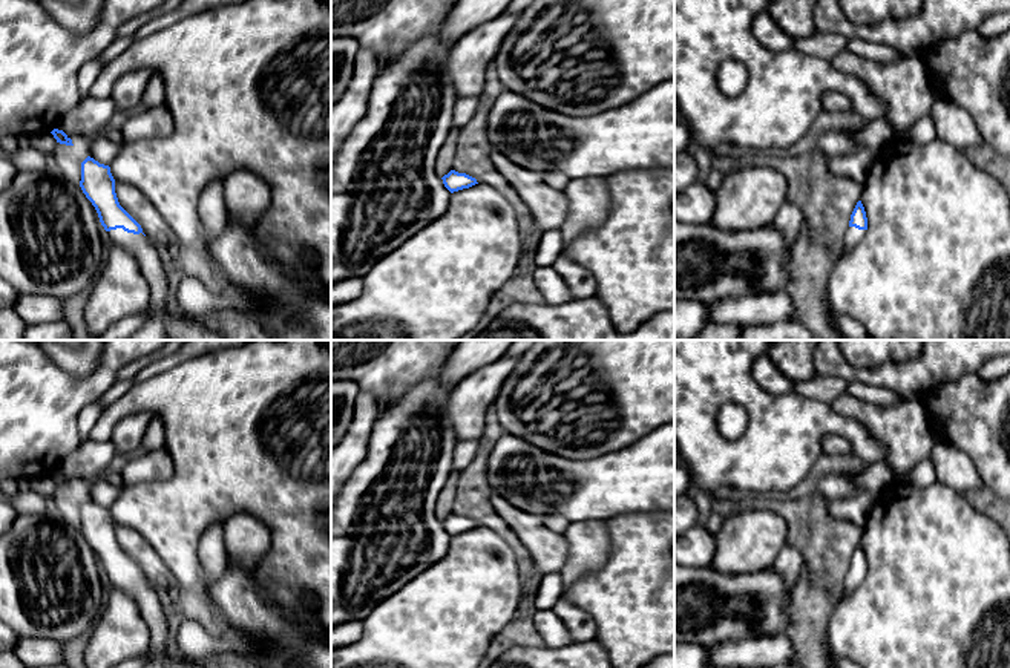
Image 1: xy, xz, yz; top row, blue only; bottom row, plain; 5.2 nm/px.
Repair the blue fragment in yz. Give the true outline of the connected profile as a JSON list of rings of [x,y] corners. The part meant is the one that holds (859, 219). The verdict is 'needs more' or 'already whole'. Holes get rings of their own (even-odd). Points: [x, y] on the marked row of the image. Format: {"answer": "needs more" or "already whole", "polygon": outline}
{"answer": "needs more", "polygon": [[[858,201],[851,214],[849,227],[844,231],[844,237],[843,237],[844,253],[849,253],[854,247],[860,244],[866,230],[867,230],[866,211],[861,201]]]}

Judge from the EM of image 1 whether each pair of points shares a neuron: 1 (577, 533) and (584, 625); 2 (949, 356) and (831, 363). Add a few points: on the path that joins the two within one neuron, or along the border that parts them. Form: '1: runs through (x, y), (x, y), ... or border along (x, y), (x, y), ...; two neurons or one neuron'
1: runs through (577, 556), (577, 567), (567, 581), (566, 602); one neuron
2: runs through (920, 374), (860, 374); one neuron

